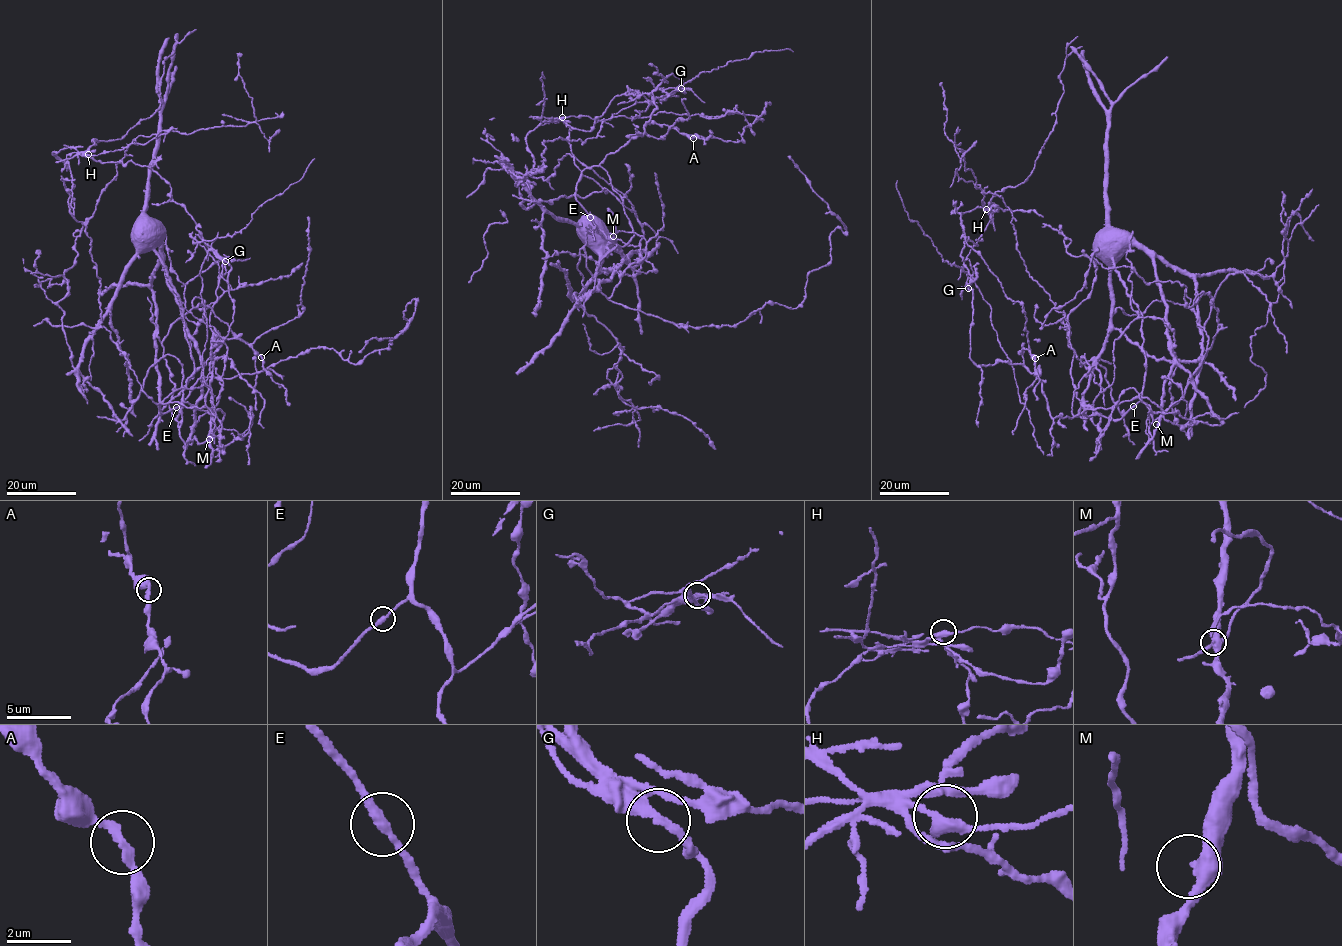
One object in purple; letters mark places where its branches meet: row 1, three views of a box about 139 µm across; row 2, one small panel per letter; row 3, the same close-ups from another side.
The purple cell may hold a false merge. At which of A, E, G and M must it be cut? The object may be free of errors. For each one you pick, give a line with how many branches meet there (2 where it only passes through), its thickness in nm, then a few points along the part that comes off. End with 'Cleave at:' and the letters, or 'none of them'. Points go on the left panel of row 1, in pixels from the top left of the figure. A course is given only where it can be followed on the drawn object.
G: 2 | 280 nm | (226, 261), (150, 168), (88, 156), (128, 147), (86, 228), (100, 279), (91, 380)
Cleave at: G

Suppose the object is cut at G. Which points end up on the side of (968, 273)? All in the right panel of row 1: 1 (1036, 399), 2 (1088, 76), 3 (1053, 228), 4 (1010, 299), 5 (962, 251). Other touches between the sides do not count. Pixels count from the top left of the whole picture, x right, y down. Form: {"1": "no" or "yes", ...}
{"1": "no", "2": "no", "3": "no", "4": "no", "5": "yes"}

